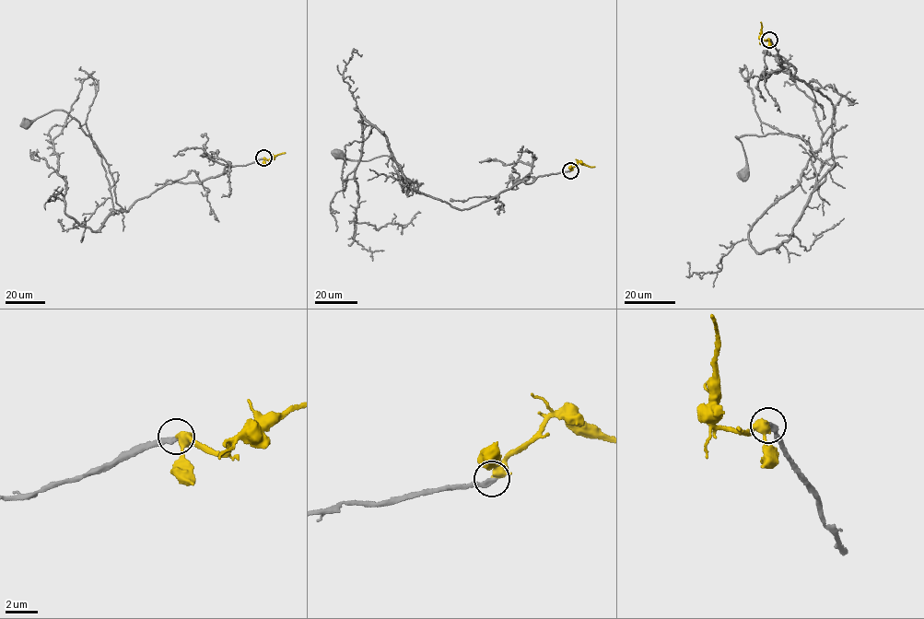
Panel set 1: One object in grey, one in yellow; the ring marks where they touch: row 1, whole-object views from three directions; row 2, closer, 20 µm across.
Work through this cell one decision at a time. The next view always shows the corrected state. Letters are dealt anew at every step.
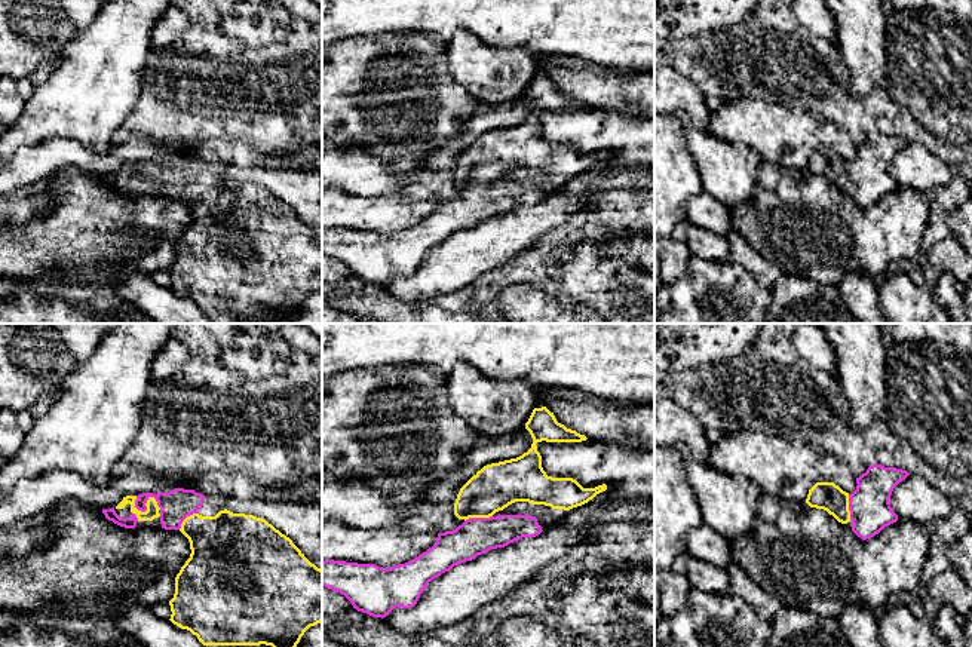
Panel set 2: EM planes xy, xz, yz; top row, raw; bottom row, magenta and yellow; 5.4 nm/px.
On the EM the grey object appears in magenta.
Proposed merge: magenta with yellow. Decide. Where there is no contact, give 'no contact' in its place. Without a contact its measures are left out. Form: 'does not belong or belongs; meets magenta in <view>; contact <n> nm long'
belongs; meets magenta in xy; contact 160 nm long

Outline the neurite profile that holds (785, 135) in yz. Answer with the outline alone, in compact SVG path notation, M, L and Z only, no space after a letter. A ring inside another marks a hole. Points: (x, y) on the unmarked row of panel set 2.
M742 98L723 102L711 114L708 131L726 142L743 142L755 150L761 160L776 163L778 166L792 171L806 169L809 157L816 150L834 150L843 159L852 162L856 157L856 144L837 125L813 114L801 105L785 107L778 102L769 102L754 98Z

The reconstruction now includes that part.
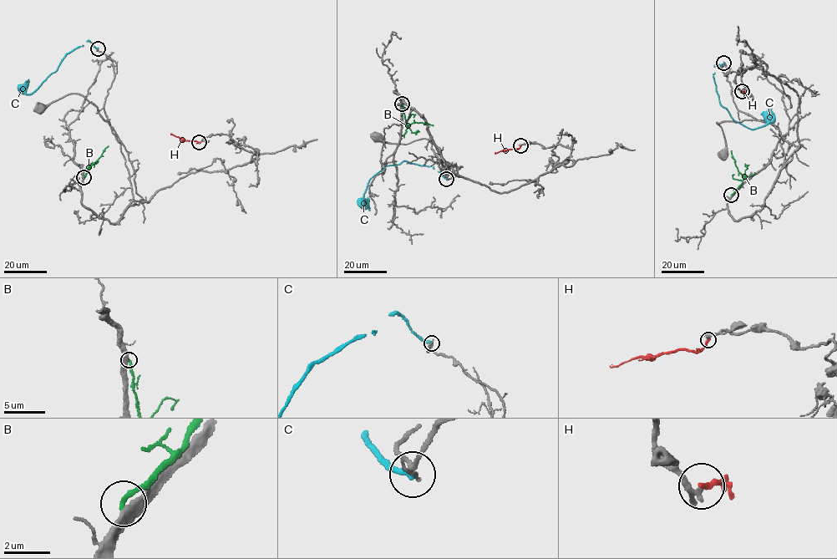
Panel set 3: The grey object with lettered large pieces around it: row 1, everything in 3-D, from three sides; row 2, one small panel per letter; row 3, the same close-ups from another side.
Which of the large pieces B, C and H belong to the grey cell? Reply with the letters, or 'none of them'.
none of them

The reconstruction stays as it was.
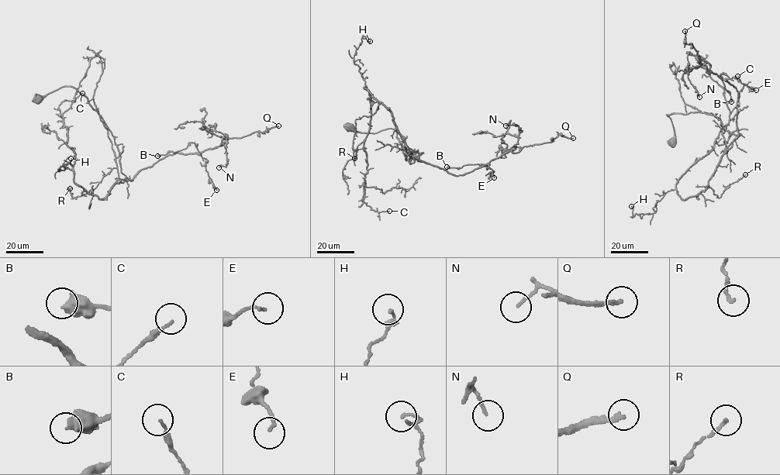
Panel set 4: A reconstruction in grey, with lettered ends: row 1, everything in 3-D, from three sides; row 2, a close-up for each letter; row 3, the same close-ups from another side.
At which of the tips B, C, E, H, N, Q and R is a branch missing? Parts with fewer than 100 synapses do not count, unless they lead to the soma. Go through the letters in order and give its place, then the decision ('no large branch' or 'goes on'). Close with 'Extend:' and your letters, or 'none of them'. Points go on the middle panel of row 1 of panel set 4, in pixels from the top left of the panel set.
B: at (446, 166); no large branch
C: at (389, 211); no large branch
E: at (494, 177); no large branch
H: at (370, 41); no large branch
N: at (505, 125); no large branch
Q: at (573, 138); goes on
R: at (354, 158); no large branch
Extend: Q

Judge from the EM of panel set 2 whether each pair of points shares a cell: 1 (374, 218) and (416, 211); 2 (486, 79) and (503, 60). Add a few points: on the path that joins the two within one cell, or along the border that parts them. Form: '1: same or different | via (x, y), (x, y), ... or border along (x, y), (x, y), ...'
1: same | via (385, 215), (405, 212)
2: same | via (490, 74), (500, 64)

